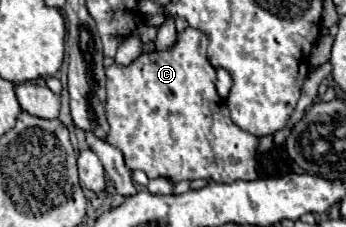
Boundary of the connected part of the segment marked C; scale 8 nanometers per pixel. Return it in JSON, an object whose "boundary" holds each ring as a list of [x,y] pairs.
{"boundary":[[[186,27],[184,31],[178,33],[176,43],[168,49],[168,51],[150,51],[150,53],[142,53],[136,61],[132,61],[130,65],[116,65],[112,63],[106,69],[106,113],[108,113],[108,123],[110,123],[110,133],[108,133],[108,143],[118,147],[124,153],[124,161],[128,165],[128,169],[142,169],[150,179],[152,177],[166,177],[172,183],[184,181],[184,179],[210,179],[214,183],[232,183],[236,179],[256,179],[256,143],[258,139],[254,135],[248,135],[246,131],[240,131],[232,121],[230,121],[230,111],[226,107],[226,101],[216,93],[216,69],[212,67],[212,63],[208,63],[208,55],[206,55],[206,47],[208,47],[208,37],[194,27]]]}

